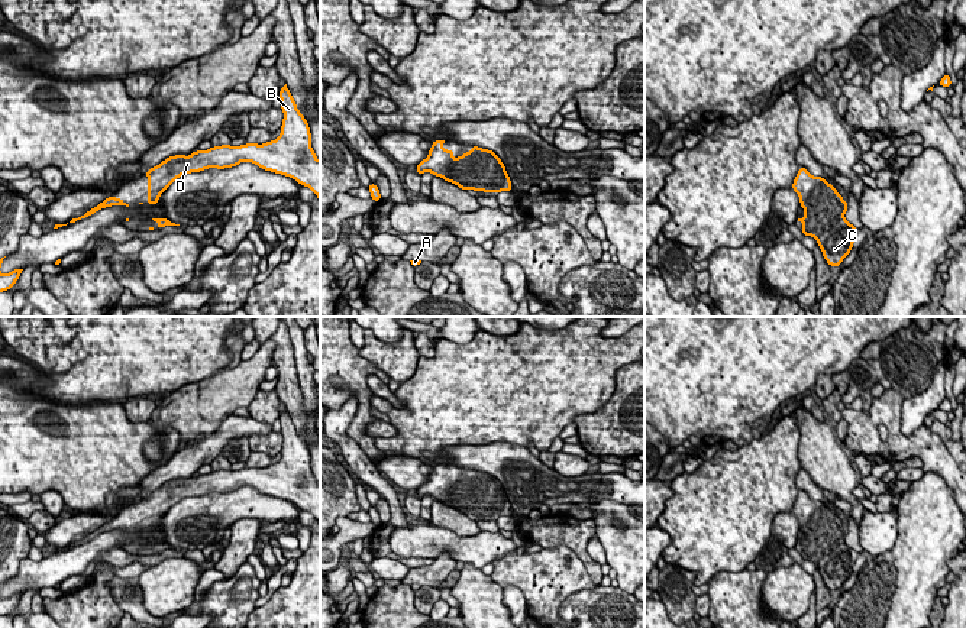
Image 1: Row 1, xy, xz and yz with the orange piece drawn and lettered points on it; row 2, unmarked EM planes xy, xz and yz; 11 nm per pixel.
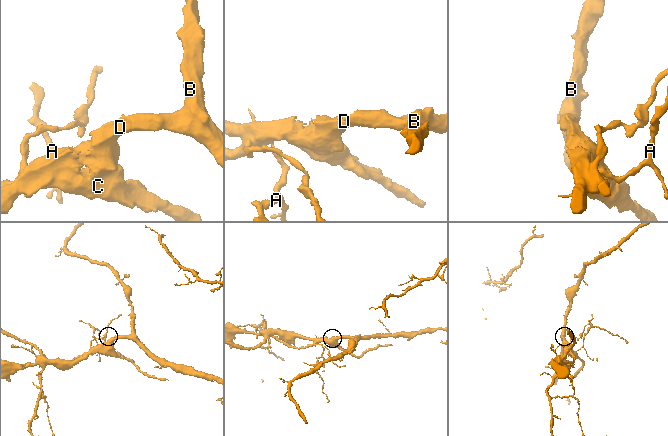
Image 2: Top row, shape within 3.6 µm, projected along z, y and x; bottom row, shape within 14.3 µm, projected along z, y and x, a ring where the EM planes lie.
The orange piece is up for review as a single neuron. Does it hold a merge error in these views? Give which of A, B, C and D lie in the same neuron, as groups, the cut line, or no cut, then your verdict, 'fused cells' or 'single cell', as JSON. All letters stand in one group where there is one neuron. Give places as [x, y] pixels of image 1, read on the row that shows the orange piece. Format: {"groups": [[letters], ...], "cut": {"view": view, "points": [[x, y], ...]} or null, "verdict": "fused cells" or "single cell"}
{"groups": [["A", "C"], ["B", "D"]], "cut": {"view": "yz", "points": [[824, 183], [808, 196], [808, 203], [803, 207]]}, "verdict": "fused cells"}

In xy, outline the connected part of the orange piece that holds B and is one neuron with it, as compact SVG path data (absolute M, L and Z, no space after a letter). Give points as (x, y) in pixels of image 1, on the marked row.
M287 87L280 90L284 113L281 135L266 143L245 143L240 146L211 146L207 150L191 152L190 156L174 155L148 169L148 205L181 175L209 168L232 168L240 162L252 162L261 169L281 174L308 187L320 200L320 161L311 148L311 133L306 117Z

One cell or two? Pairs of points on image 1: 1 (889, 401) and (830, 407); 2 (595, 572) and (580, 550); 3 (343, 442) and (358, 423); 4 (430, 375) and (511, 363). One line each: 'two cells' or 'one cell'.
1: two cells
2: one cell
3: two cells
4: one cell

